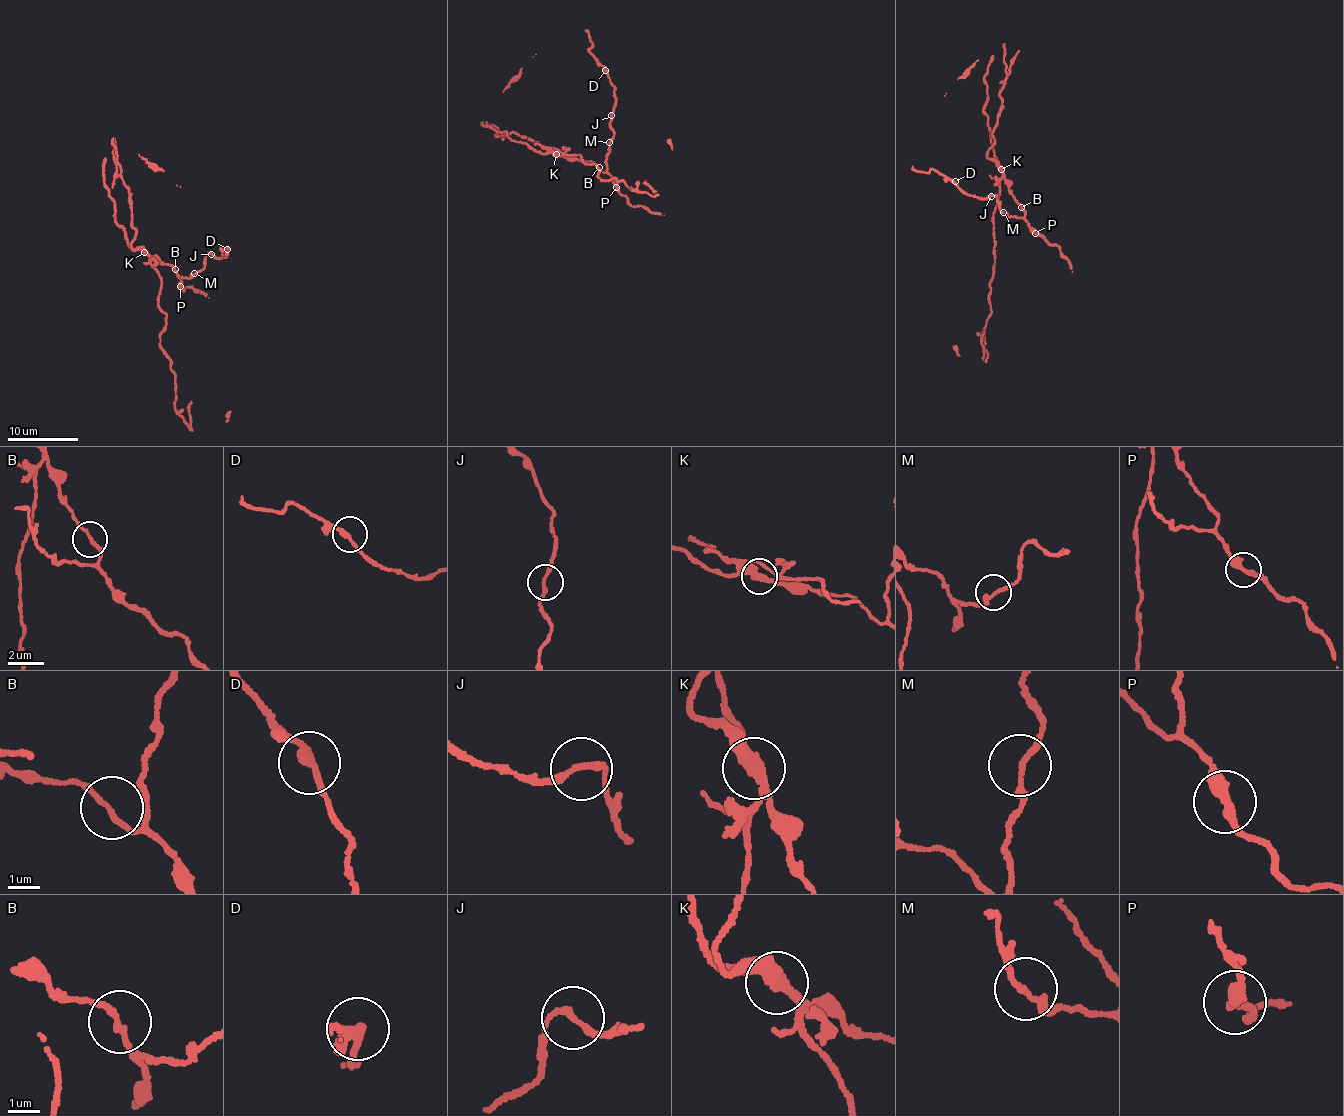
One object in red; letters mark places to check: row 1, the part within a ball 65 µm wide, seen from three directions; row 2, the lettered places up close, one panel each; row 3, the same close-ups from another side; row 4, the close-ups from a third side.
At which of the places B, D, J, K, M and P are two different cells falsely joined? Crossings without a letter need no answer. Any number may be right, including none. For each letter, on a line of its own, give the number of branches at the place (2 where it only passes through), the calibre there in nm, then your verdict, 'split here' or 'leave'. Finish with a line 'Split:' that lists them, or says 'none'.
B: 2 branches meet; 170 nm thick; leave
D: 2 branches meet; 240 nm thick; leave
J: 2 branches meet; 180 nm thick; leave
K: 2 branches meet; 400 nm thick; split here
M: 2 branches meet; 170 nm thick; leave
P: 2 branches meet; 360 nm thick; leave
Split: K

